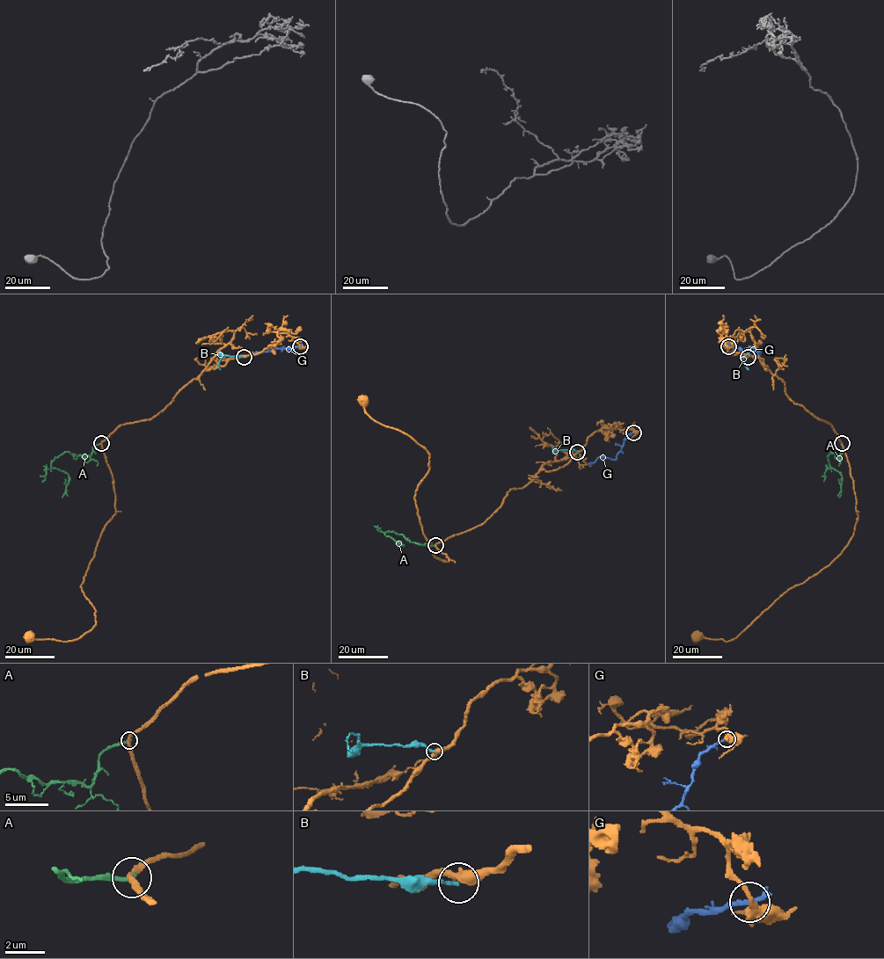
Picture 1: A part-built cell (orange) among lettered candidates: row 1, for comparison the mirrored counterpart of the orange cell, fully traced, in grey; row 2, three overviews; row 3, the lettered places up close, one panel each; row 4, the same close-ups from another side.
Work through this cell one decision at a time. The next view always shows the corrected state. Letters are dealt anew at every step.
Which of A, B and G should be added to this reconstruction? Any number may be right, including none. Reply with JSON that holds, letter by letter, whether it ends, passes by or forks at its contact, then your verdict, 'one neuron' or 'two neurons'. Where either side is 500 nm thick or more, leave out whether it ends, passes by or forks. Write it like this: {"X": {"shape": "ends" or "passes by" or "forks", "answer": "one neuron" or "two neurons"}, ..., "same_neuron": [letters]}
{"A": {"shape": "ends", "answer": "two neurons"}, "B": {"shape": "ends", "answer": "two neurons"}, "G": {"shape": "ends", "answer": "two neurons"}, "same_neuron": []}

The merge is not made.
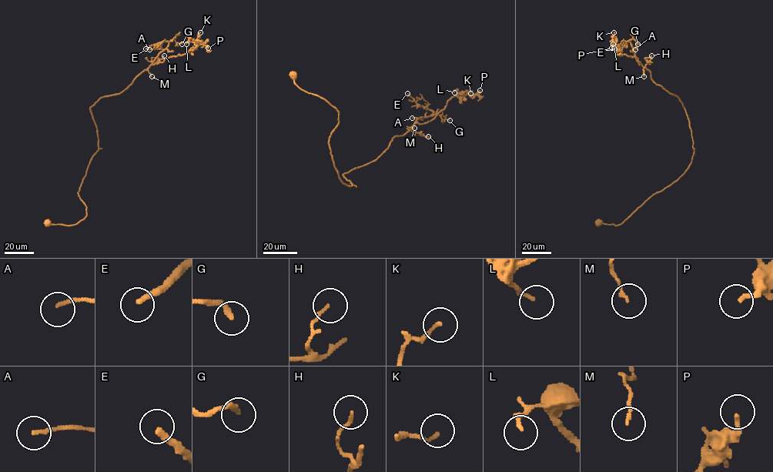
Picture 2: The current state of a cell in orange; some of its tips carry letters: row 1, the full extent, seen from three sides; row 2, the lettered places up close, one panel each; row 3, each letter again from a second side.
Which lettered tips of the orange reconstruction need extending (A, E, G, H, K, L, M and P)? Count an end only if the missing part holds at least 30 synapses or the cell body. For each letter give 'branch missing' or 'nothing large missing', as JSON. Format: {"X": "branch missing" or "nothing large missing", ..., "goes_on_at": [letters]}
{"A": "nothing large missing", "E": "branch missing", "G": "nothing large missing", "H": "nothing large missing", "K": "nothing large missing", "L": "nothing large missing", "M": "nothing large missing", "P": "nothing large missing", "goes_on_at": ["E"]}

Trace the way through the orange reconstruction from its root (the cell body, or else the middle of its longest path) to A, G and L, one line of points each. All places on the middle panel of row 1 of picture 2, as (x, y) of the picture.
A: (292, 75), (338, 112), (329, 144), (349, 185), (342, 175), (427, 117), (412, 118)
G: (292, 75), (338, 112), (329, 144), (349, 185), (342, 175), (375, 161), (419, 118), (436, 112), (450, 120)
L: (292, 75), (338, 112), (329, 144), (349, 185), (342, 175), (465, 91), (454, 92)

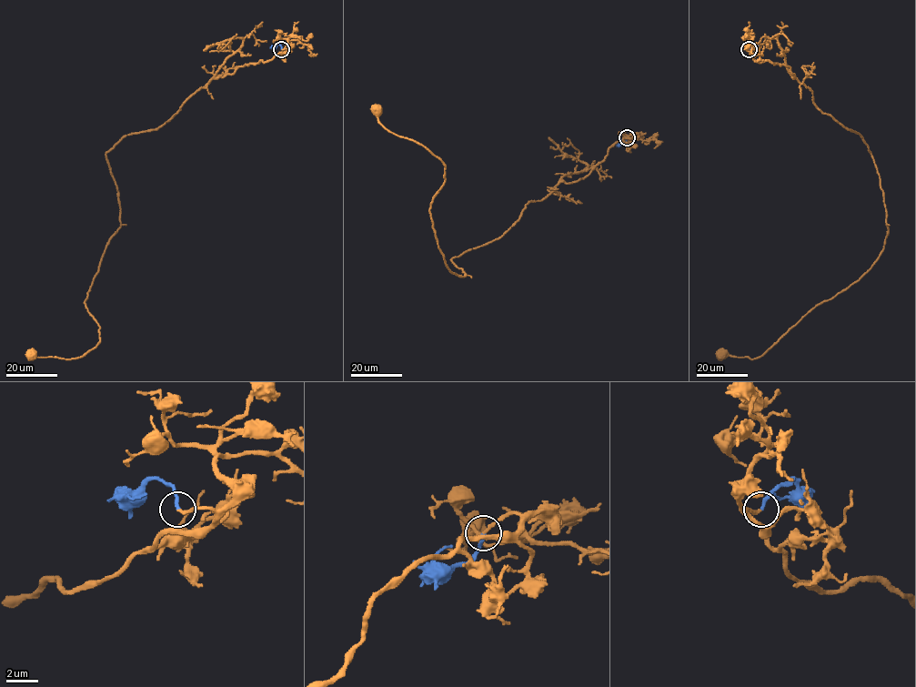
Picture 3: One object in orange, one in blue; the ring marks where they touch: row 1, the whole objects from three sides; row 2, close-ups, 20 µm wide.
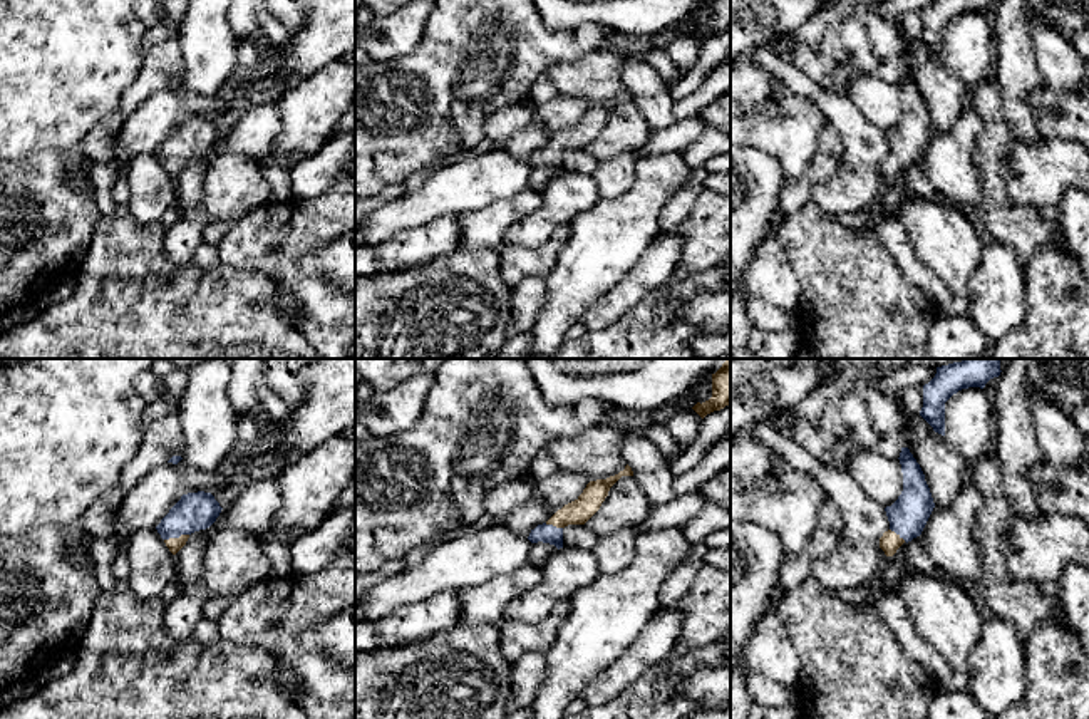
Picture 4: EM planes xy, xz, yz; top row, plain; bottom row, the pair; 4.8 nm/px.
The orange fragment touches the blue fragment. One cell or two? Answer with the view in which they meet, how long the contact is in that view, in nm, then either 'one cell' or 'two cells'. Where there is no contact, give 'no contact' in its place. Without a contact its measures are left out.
xy | 120 nm | one cell

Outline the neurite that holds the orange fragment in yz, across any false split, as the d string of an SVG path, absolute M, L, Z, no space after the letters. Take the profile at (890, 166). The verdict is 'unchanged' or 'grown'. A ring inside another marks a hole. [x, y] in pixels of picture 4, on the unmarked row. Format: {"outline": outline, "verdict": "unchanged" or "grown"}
{"outline": "M901 72L898 84L903 116L891 131L885 132L890 154L880 163L880 173L886 181L893 181L905 166L920 161L935 132L925 99L910 74Z", "verdict": "grown"}

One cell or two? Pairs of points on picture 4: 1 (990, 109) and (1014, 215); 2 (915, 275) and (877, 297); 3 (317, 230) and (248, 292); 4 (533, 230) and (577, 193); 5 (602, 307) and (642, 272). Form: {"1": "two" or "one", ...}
{"1": "one", "2": "two", "3": "two", "4": "one", "5": "one"}

